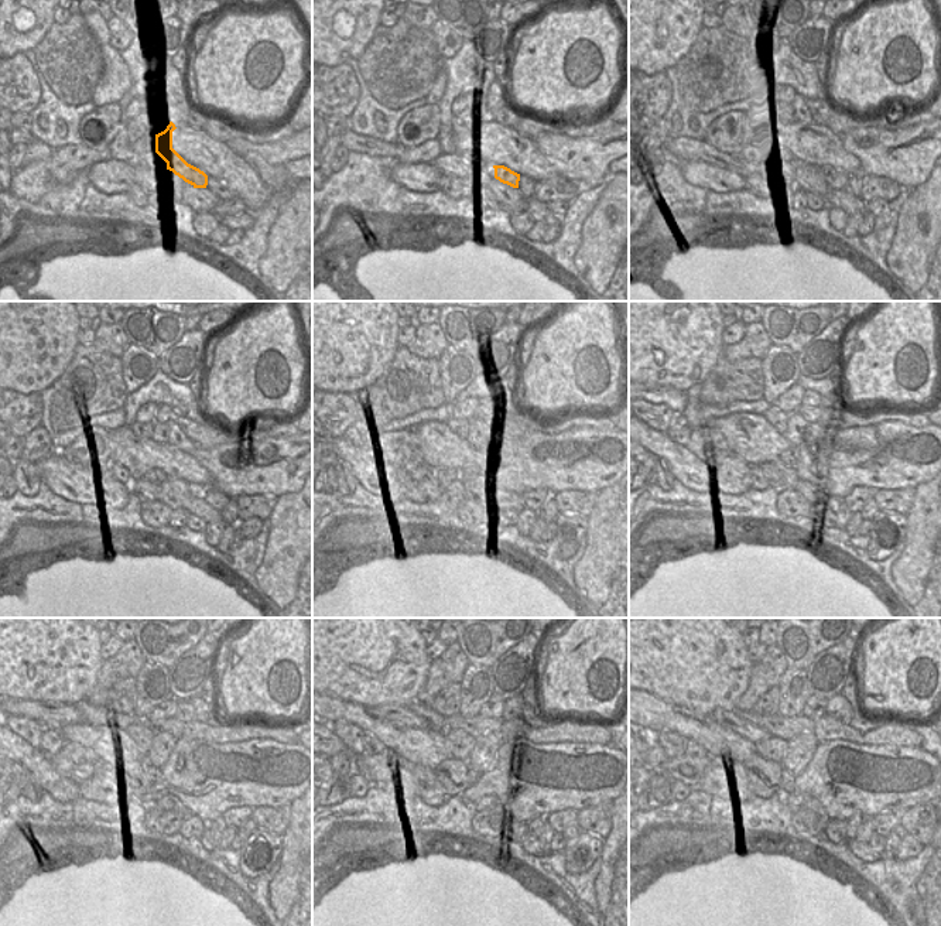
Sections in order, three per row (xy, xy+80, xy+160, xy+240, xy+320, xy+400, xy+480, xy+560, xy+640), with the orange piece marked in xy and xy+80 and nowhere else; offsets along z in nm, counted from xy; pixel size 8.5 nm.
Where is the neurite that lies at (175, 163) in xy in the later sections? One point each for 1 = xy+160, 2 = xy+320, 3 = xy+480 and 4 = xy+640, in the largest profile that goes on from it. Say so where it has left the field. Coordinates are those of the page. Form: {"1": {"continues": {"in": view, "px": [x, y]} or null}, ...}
{"1": {"continues": {"in": "xy+160", "px": [837, 180]}}, "2": {"continues": {"in": "xy+320", "px": [533, 499]}}, "3": {"continues": {"in": "xy+480", "px": [233, 817]}}, "4": {"continues": {"in": "xy+640", "px": [885, 823]}}}

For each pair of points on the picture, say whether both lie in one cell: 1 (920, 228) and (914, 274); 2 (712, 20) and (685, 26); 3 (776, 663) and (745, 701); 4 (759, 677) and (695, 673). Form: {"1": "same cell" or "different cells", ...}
{"1": "same cell", "2": "different cells", "3": "same cell", "4": "different cells"}

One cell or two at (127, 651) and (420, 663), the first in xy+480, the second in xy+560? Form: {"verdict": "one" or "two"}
{"verdict": "two"}

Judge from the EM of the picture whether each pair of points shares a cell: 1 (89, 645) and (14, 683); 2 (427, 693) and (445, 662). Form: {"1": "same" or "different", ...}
{"1": "same", "2": "same"}

